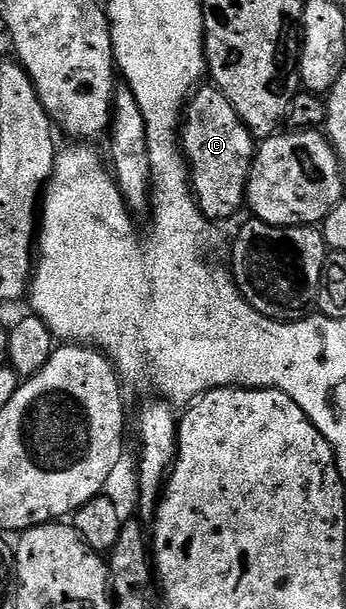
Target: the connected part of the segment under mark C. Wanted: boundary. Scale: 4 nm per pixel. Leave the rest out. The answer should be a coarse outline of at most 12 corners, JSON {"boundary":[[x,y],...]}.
{"boundary":[[220,89],[181,122],[208,221],[244,208],[257,141]]}

